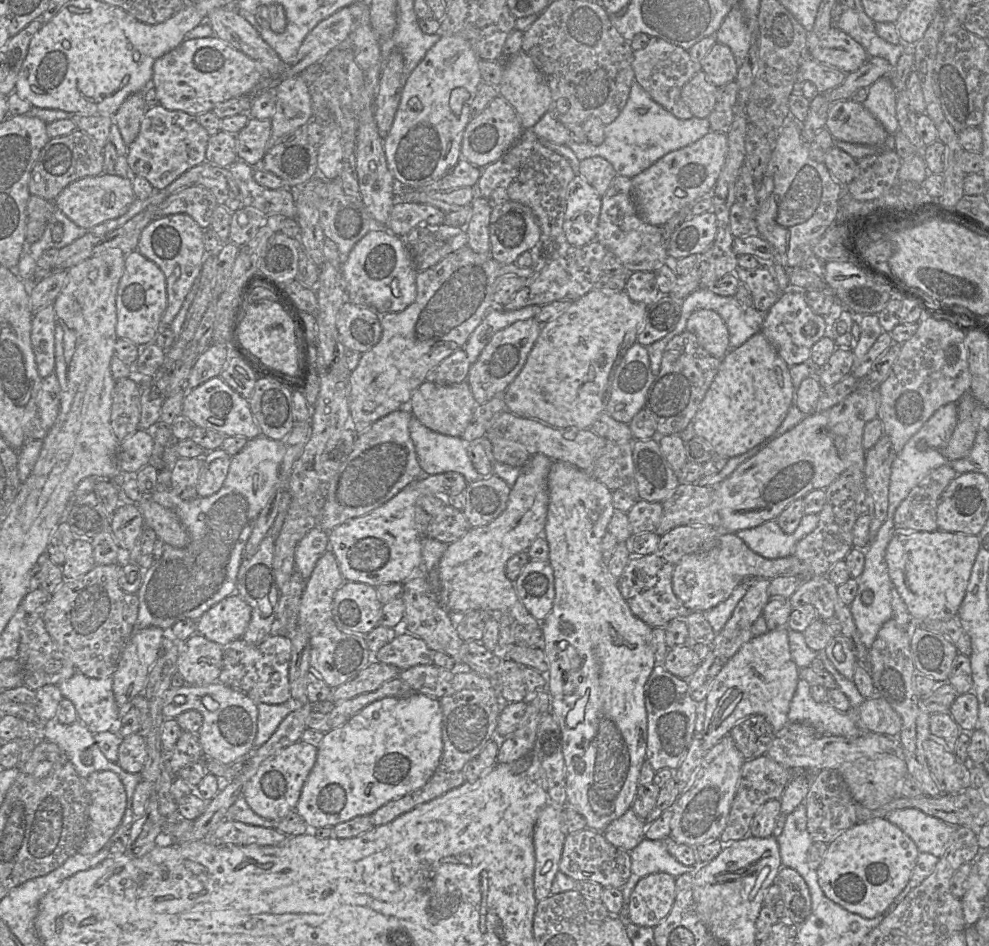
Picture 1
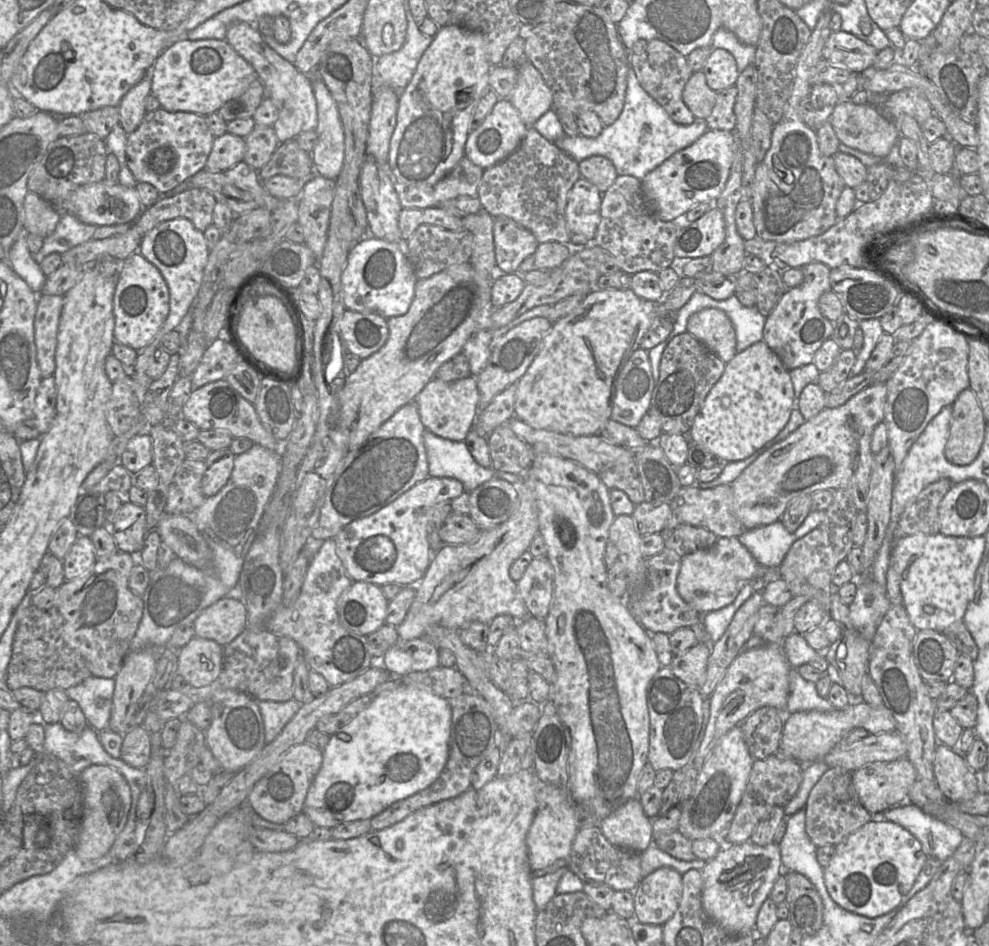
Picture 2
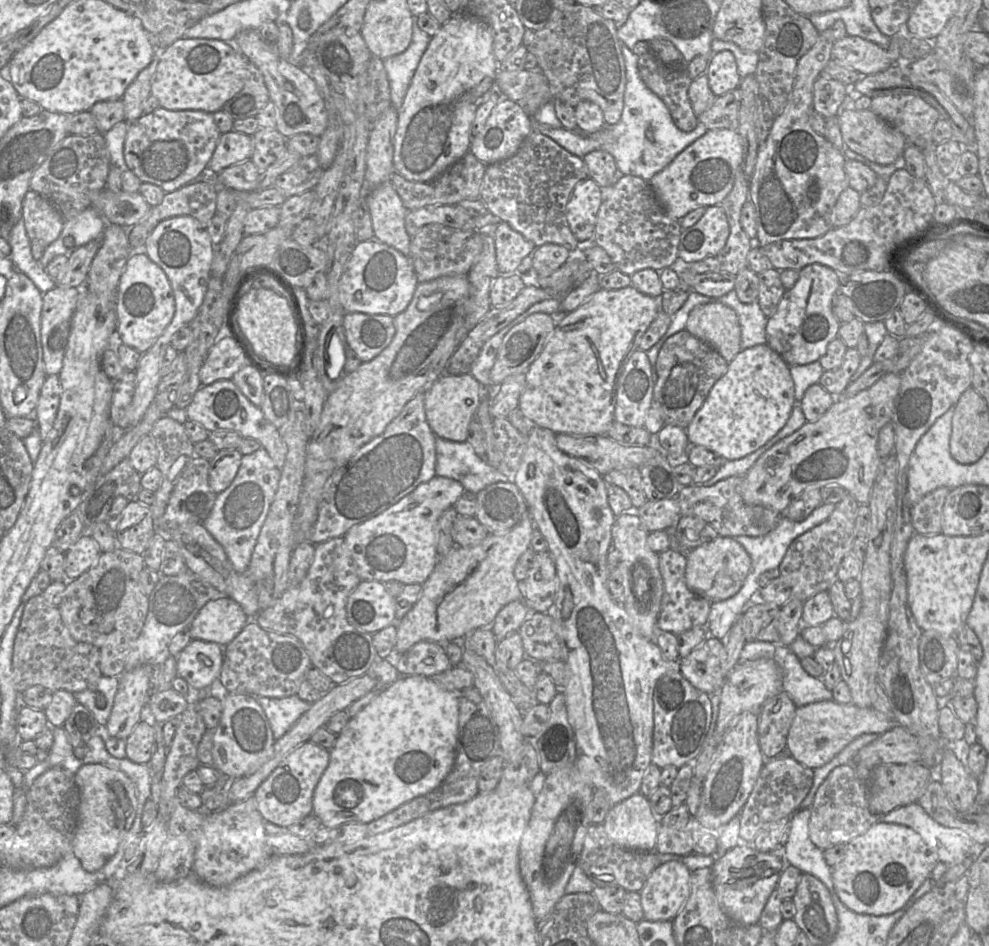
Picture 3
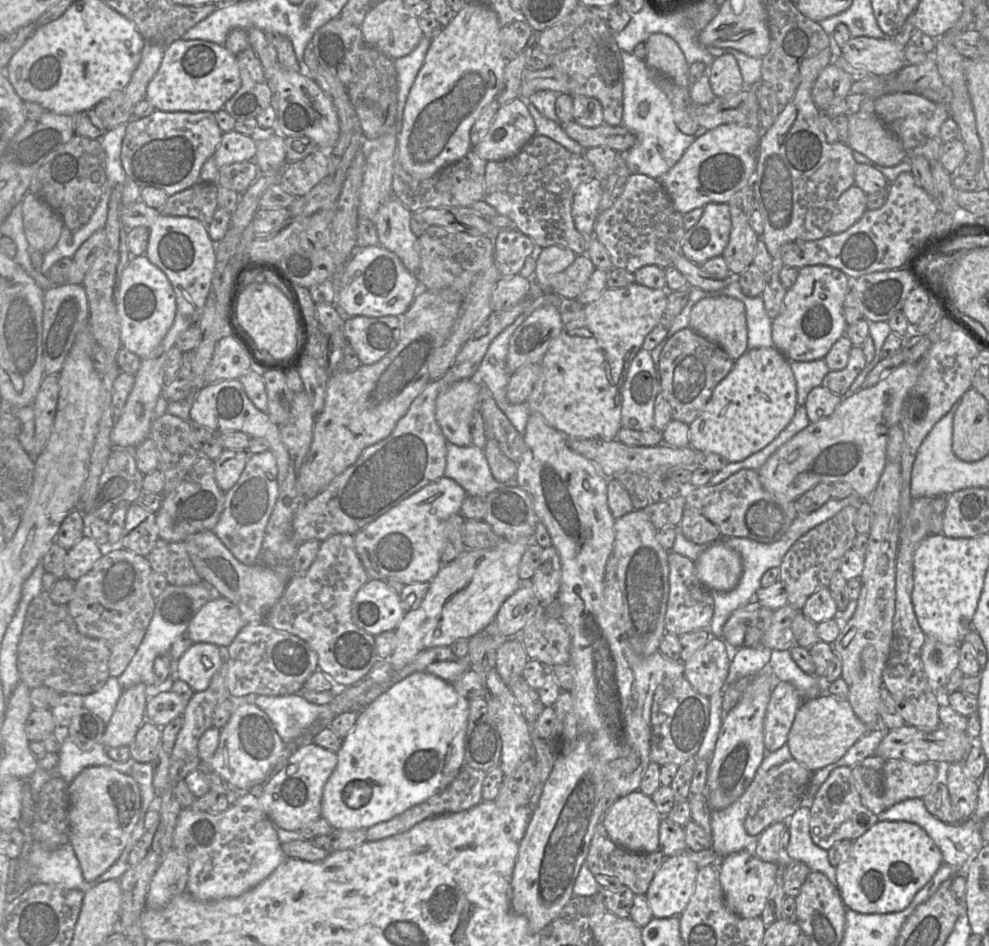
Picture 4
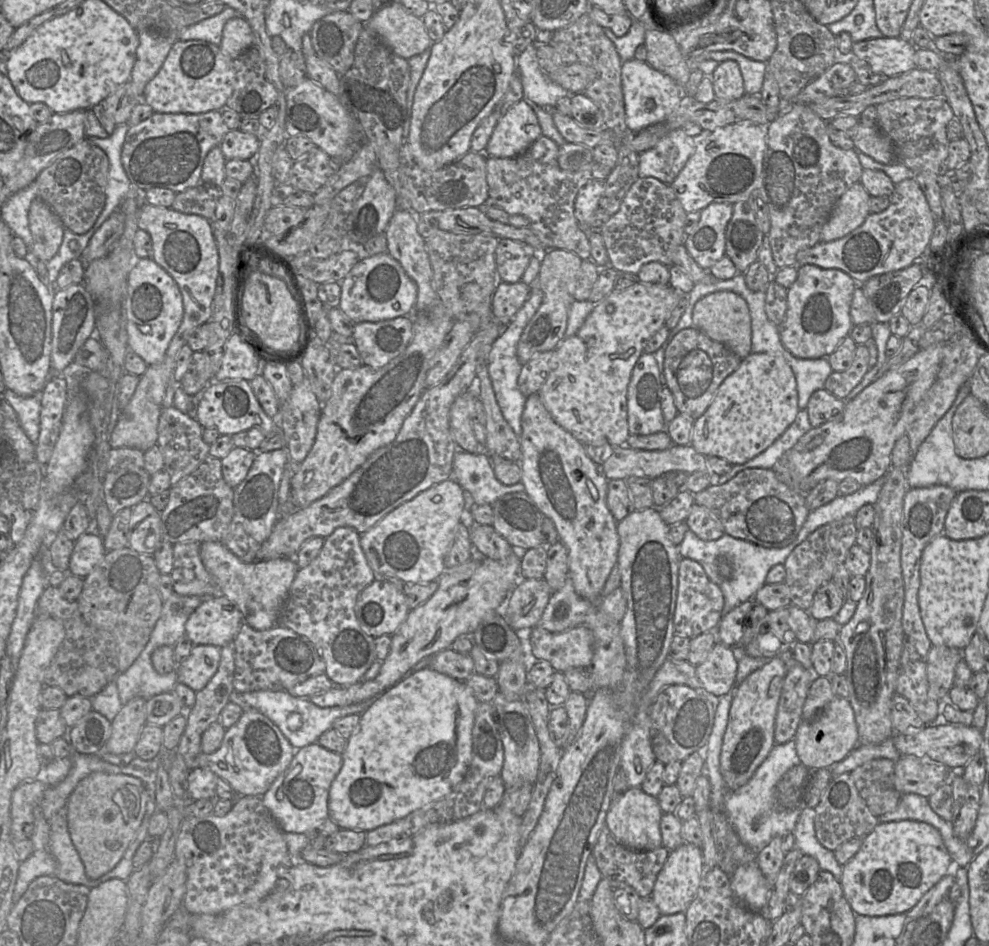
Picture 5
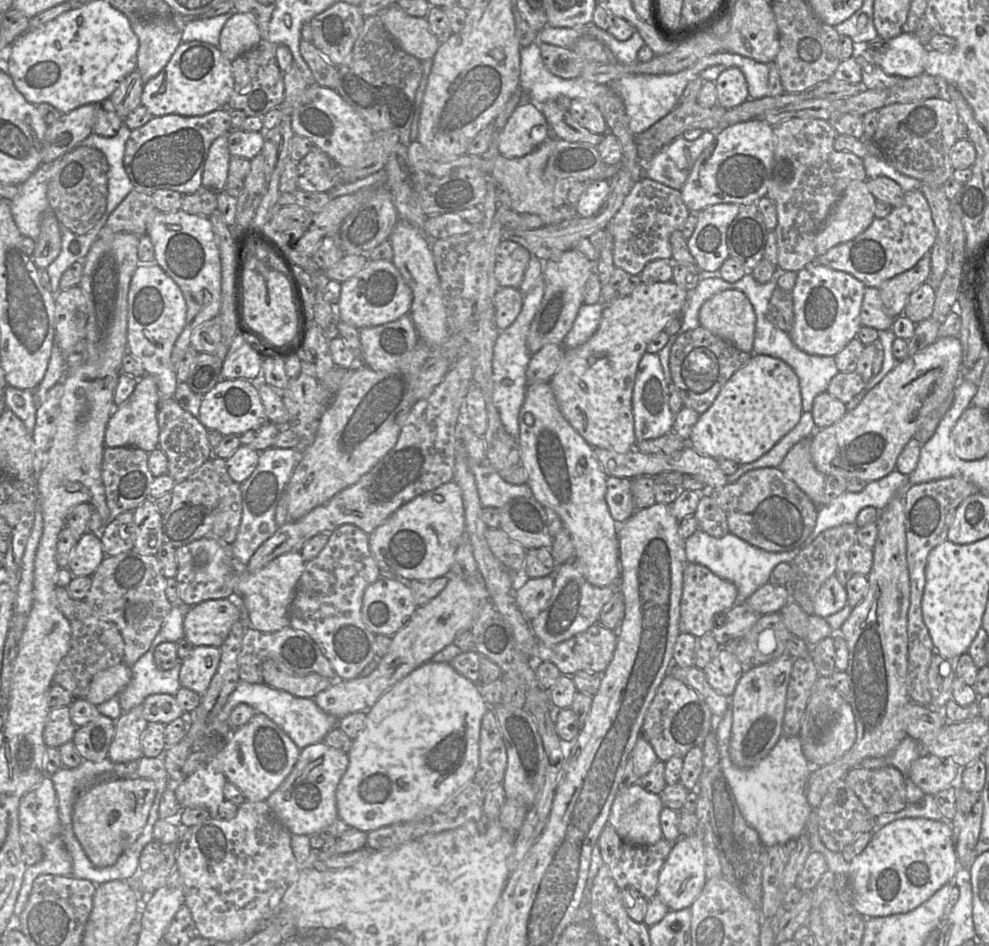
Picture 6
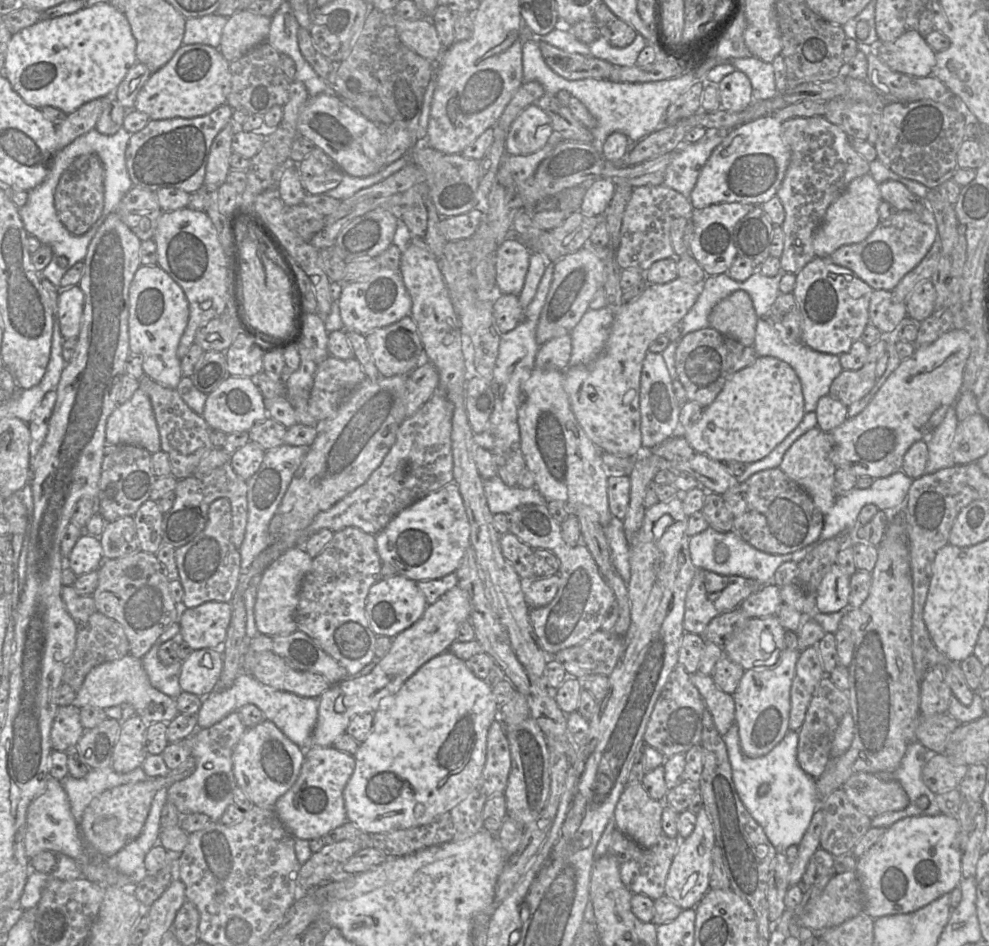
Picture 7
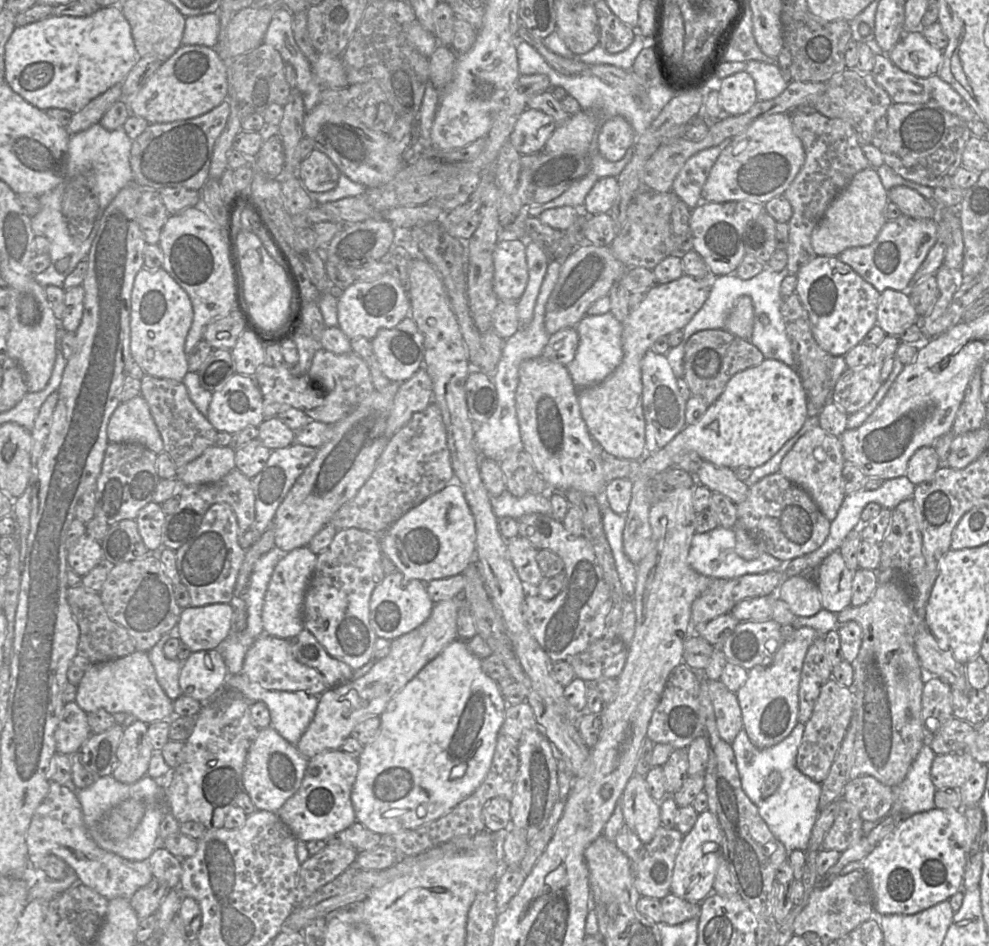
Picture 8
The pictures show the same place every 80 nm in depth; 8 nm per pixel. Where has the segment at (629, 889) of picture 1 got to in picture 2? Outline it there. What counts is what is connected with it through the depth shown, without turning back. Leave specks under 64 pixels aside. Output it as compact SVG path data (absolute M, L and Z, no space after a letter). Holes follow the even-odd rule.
M652 841L650 846L640 853L641 857L641 874L642 879L661 867L671 867L677 870L682 875L690 869L702 870L707 861L695 858L692 861L684 861L677 859L668 853L662 851L655 843Z

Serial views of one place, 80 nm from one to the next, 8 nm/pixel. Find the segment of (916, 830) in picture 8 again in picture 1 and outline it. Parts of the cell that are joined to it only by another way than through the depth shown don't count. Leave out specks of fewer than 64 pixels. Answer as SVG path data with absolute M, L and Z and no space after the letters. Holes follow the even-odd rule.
M886 818L859 822L827 844L824 859L816 869L823 893L847 911L867 919L873 919L883 913L902 892L911 877L919 854L914 841Z

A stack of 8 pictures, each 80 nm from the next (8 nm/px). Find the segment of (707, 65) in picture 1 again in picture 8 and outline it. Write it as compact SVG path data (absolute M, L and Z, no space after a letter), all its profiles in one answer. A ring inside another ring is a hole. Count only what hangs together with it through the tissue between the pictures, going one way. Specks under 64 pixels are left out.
M746 71L722 79L719 94L724 114L729 116L748 112L758 101L754 80Z

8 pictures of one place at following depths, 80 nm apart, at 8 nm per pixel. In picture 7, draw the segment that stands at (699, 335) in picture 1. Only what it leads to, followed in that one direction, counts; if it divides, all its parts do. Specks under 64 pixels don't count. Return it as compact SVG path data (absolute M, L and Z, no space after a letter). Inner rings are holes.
M737 290L720 301L709 315L709 326L731 337L744 346L753 346L757 315L752 299L743 290Z

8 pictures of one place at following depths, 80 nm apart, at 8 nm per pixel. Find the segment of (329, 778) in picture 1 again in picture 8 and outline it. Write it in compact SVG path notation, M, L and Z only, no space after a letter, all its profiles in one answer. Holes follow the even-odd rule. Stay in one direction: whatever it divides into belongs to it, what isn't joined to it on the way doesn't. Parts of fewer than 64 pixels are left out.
M455 639L389 701L380 715L378 735L364 745L358 757L359 769L351 791L357 821L385 835L416 829L449 813L486 777L506 707L497 681L483 672L481 659L468 649L466 641Z

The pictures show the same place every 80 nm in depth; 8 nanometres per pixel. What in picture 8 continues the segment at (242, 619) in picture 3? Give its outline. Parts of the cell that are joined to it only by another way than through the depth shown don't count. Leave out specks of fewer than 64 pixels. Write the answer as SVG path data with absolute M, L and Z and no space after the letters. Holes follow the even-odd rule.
M230 603L188 606L182 609L176 635L192 652L216 649L232 628Z

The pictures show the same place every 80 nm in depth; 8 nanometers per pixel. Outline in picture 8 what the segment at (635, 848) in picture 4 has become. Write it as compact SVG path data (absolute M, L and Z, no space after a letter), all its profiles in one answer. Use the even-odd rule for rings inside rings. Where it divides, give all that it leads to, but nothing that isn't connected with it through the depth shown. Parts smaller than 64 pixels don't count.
M634 774L628 780L621 795L624 821L643 843L650 842L661 825L659 804L650 796L644 776Z

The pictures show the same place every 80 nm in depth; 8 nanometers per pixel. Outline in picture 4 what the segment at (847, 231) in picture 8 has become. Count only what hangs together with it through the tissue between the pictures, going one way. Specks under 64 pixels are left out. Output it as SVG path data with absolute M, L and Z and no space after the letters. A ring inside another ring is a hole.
M853 185L837 200L829 222L829 234L839 234L853 226L867 210L867 194Z

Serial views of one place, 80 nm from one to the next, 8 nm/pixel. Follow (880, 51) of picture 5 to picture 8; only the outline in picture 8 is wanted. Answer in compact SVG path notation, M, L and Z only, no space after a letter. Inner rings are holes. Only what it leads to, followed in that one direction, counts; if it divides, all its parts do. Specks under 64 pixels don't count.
M921 30L904 33L885 54L902 71L921 78L937 75L943 62L943 50L930 44Z

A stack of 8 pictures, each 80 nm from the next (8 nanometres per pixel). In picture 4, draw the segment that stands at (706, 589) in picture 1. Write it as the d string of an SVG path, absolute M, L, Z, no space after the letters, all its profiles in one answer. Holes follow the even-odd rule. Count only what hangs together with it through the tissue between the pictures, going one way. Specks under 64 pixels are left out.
M720 539L694 561L700 581L711 591L733 590L742 574L742 558Z

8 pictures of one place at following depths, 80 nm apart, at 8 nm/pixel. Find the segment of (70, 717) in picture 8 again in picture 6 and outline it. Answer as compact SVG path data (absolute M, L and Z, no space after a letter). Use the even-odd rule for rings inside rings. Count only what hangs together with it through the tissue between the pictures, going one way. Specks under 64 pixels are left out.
M69 706L52 708L43 732L44 742L47 747L58 748L72 741L76 729L70 718Z

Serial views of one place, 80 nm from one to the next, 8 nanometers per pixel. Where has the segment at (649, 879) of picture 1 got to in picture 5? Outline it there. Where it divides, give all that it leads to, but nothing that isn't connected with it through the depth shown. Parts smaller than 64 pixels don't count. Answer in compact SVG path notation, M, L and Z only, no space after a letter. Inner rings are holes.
M683 842L669 852L662 869L658 873L651 894L661 915L685 913L697 895L705 870L701 847Z

